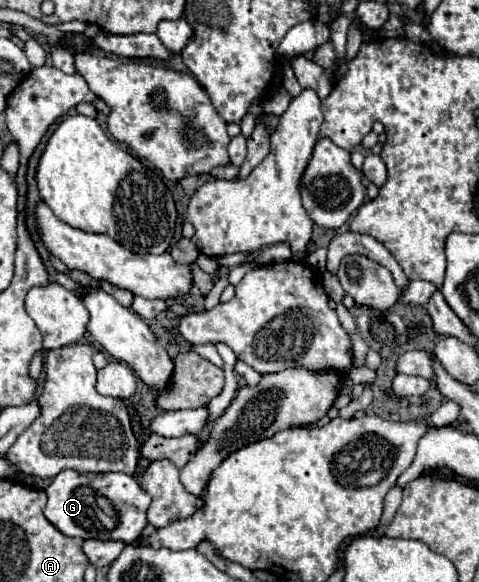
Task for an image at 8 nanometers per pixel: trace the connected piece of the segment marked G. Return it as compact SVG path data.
M67 469L51 481L45 493L49 497L43 509L47 521L67 537L133 543L135 539L139 539L147 525L147 509L151 505L151 495L143 491L131 475L125 473L93 475Z

